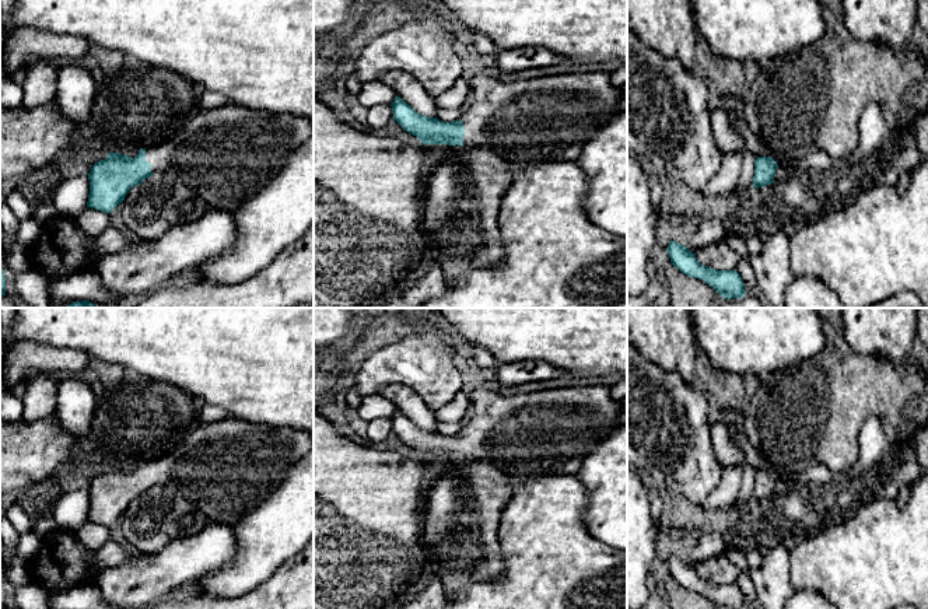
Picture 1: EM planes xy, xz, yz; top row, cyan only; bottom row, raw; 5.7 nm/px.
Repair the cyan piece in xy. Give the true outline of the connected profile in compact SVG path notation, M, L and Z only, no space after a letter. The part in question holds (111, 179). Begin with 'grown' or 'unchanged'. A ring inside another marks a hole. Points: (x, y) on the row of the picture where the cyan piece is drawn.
grown | M235 104L197 111L161 144L141 148L132 158L109 153L88 174L87 207L111 213L133 186L153 175L178 175L196 197L217 210L234 211L260 192L284 167L291 153L314 134L314 120L291 113L249 109Z

